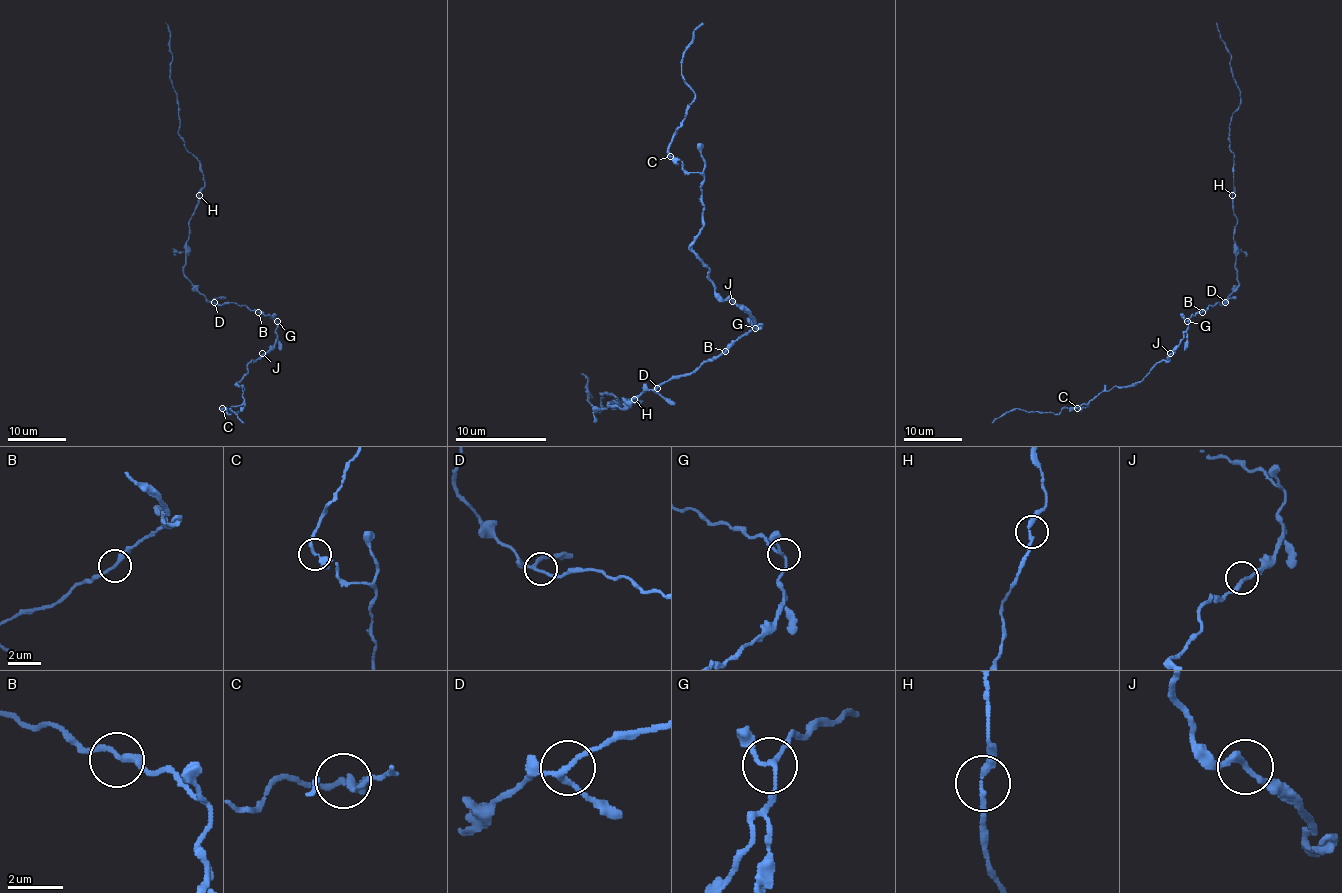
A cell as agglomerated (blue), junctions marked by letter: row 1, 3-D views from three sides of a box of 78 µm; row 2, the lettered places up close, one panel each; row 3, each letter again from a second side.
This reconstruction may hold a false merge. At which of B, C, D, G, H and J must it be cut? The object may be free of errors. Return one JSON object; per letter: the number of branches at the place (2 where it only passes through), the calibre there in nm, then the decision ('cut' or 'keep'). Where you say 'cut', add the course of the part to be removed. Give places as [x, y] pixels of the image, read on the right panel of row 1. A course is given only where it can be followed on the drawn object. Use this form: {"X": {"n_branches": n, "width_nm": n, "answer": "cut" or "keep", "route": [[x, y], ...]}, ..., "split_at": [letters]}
{"B": {"n_branches": 2, "width_nm": 240, "answer": "keep"}, "C": {"n_branches": 3, "width_nm": 220, "answer": "keep"}, "D": {"n_branches": 3, "width_nm": 150, "answer": "keep"}, "G": {"n_branches": 3, "width_nm": 150, "answer": "keep"}, "H": {"n_branches": 2, "width_nm": 200, "answer": "keep"}, "J": {"n_branches": 2, "width_nm": 220, "answer": "keep"}, "split_at": []}

